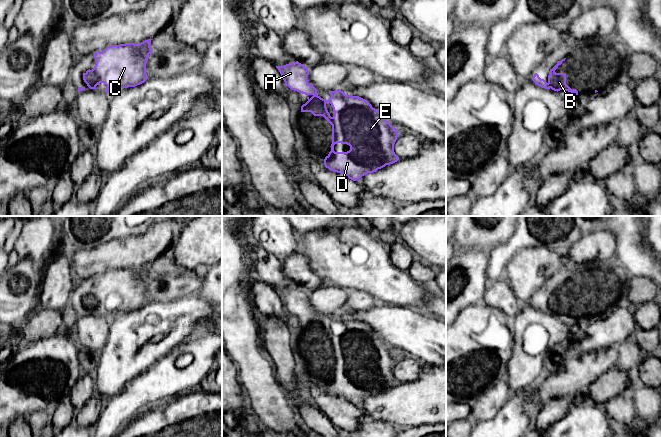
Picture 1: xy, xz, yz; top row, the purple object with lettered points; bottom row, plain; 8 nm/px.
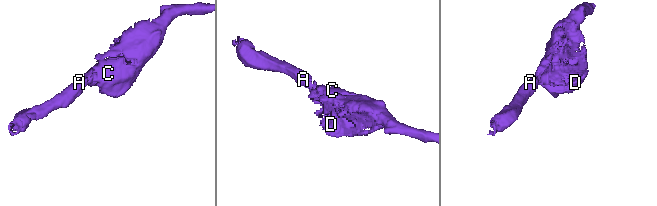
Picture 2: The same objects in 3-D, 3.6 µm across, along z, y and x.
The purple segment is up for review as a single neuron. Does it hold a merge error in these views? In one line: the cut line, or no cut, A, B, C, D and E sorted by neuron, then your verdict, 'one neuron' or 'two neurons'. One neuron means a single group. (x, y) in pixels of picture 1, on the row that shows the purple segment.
no cut | A B C D E | one neuron

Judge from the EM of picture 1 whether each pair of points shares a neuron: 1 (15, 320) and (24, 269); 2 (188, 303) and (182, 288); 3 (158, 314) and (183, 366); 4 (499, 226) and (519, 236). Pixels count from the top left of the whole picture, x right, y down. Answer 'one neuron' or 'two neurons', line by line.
1: one neuron
2: two neurons
3: two neurons
4: two neurons

